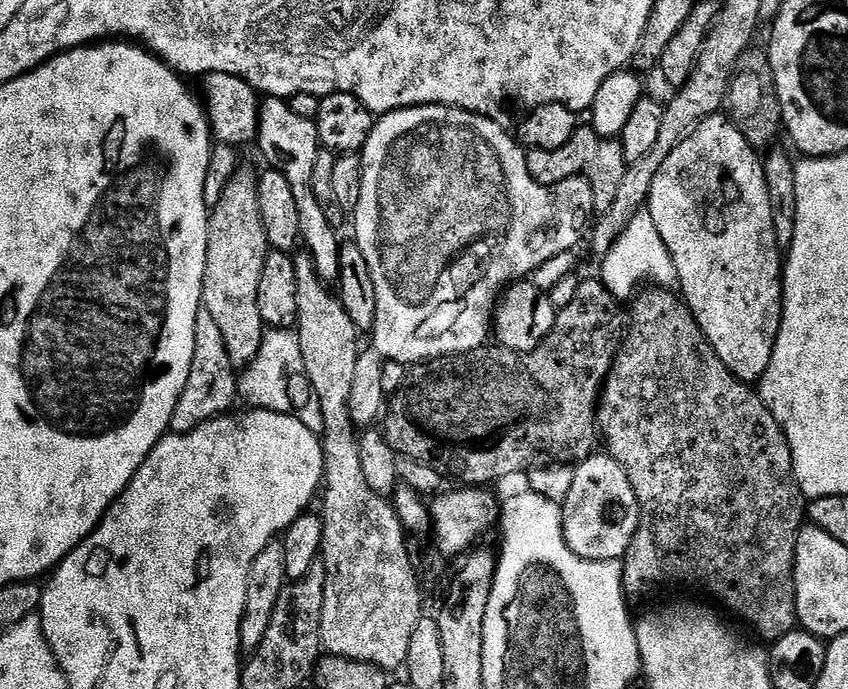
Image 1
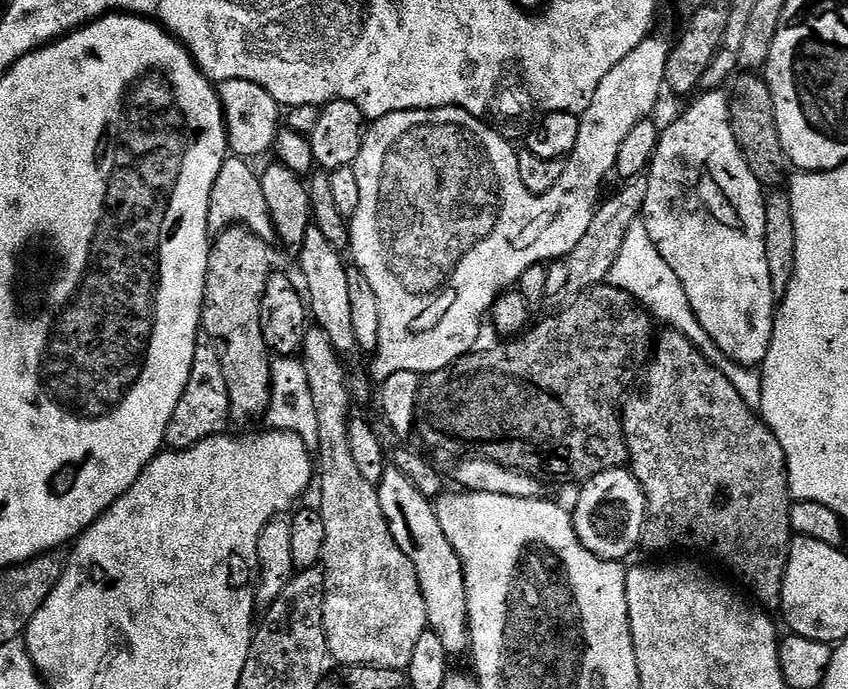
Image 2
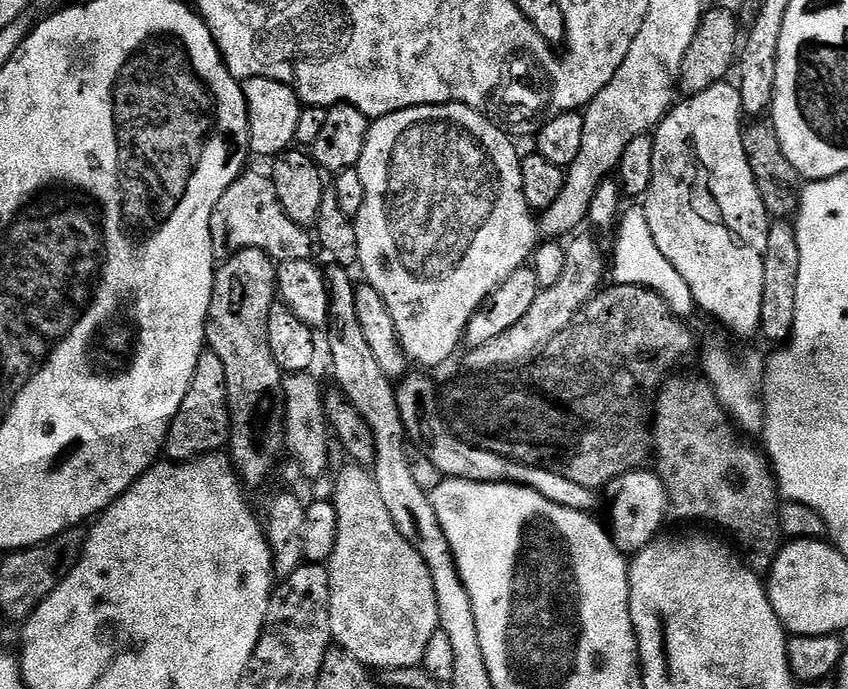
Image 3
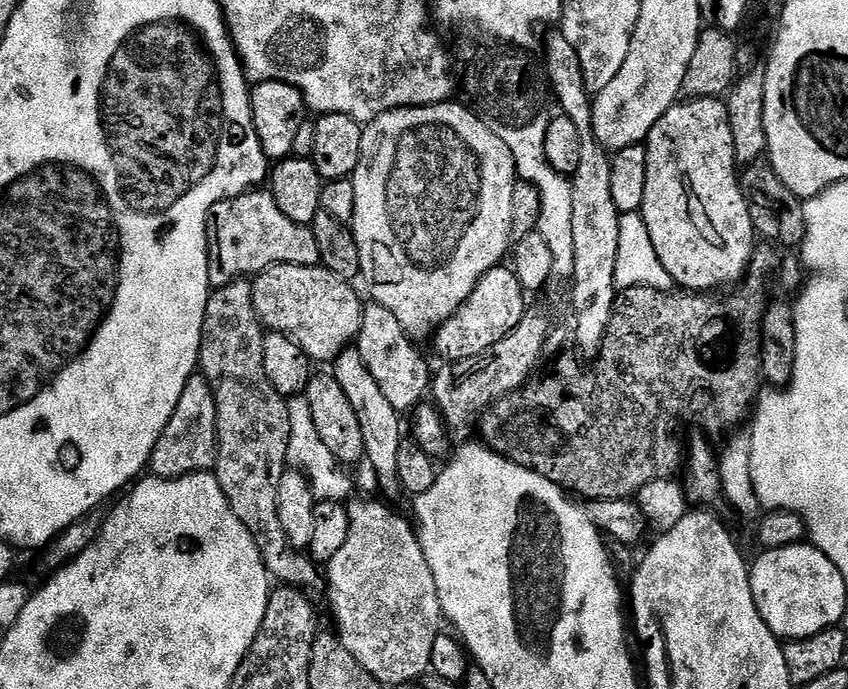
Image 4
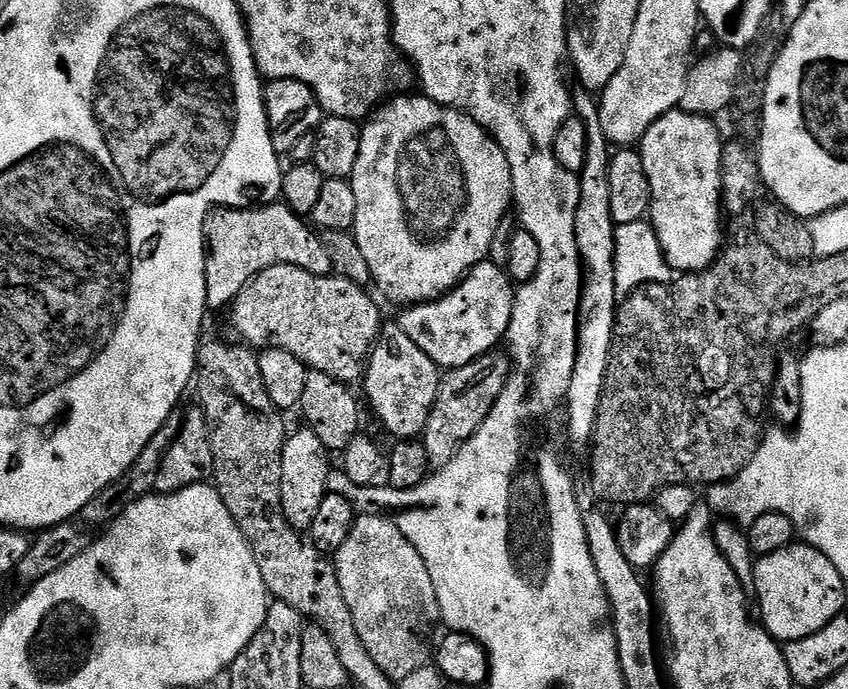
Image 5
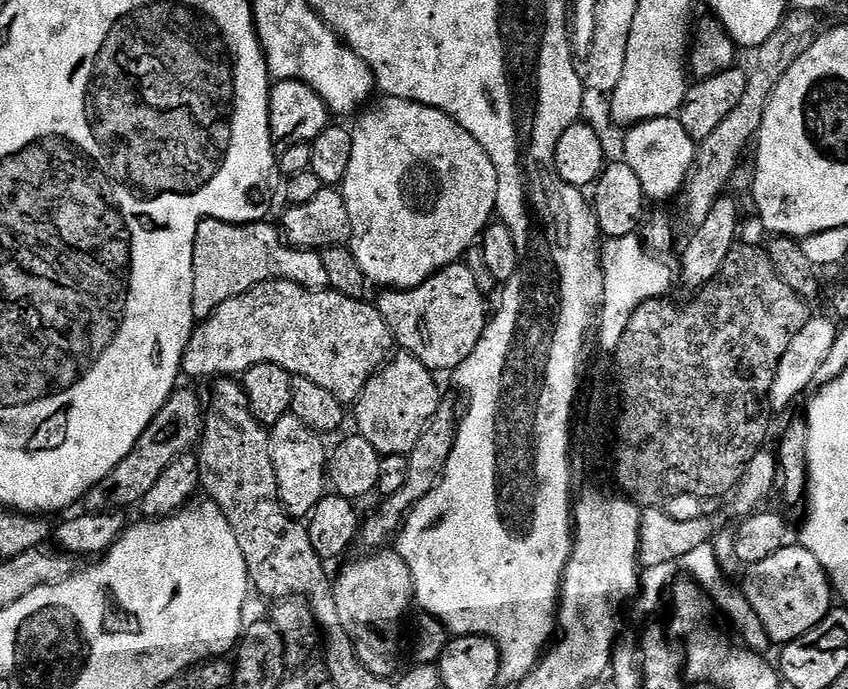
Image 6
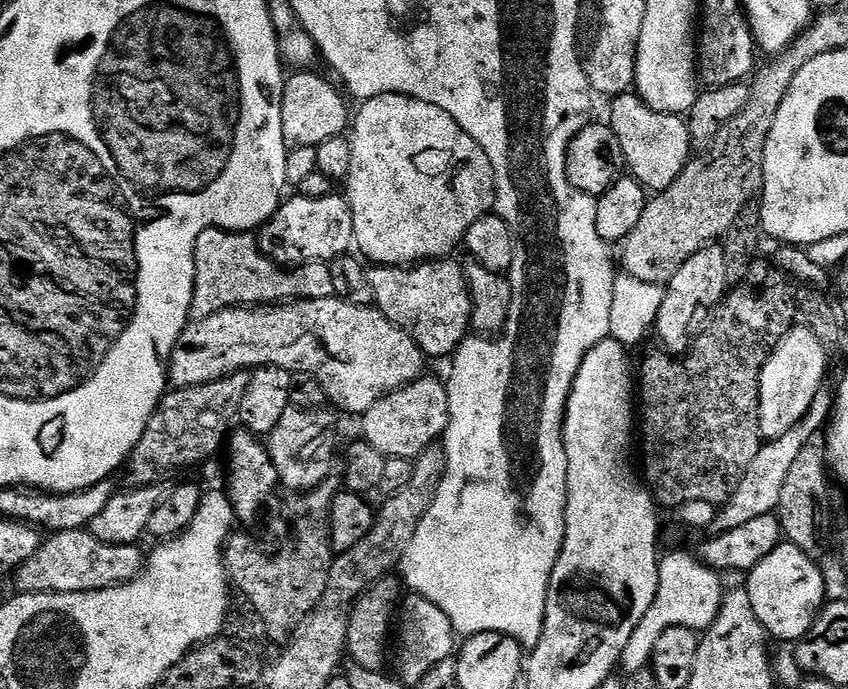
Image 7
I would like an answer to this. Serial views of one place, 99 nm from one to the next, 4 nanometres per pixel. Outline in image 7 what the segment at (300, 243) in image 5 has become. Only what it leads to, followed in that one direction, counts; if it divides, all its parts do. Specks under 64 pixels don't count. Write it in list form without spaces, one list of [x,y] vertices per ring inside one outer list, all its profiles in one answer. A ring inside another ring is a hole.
[[[208,228],[202,234],[198,234],[196,248],[192,252],[196,277],[194,278],[191,315],[195,319],[201,320],[210,314],[220,312],[223,308],[271,306],[277,302],[321,300],[336,296],[332,270],[327,263],[301,264],[289,268],[281,266],[261,252],[257,237],[252,236],[255,235],[249,234],[247,231],[229,232],[222,228]]]

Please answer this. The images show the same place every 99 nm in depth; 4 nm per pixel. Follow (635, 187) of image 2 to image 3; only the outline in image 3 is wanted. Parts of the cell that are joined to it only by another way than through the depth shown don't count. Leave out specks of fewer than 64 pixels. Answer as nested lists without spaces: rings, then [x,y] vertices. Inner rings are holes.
[[[575,236],[567,241],[564,250],[566,267],[562,269],[562,278],[558,278],[556,285],[539,289],[529,310],[514,323],[514,326],[503,330],[502,334],[490,339],[490,342],[465,351],[464,368],[468,374],[492,374],[497,370],[516,370],[535,361],[547,348],[548,343],[558,338],[558,334],[562,334],[562,330],[570,326],[570,322],[584,309],[584,305],[601,291],[605,283],[604,256],[590,237]]]

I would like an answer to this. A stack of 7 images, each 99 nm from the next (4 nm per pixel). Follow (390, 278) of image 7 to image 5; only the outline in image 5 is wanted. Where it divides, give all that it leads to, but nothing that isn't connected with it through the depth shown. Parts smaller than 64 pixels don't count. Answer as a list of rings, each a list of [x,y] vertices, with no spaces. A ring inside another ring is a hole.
[[[485,258],[468,272],[455,288],[446,295],[435,301],[425,304],[416,304],[407,307],[401,318],[398,318],[400,328],[418,346],[423,353],[427,354],[436,366],[442,370],[464,368],[470,362],[484,355],[489,355],[499,341],[507,337],[510,318],[513,317],[513,302],[515,300],[515,285],[507,271]]]

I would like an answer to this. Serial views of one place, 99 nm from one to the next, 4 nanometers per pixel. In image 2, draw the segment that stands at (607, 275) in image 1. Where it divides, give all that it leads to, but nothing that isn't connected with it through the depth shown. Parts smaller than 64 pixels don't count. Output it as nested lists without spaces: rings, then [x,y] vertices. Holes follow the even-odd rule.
[[[643,219],[636,220],[634,226],[630,226],[626,242],[622,242],[622,250],[610,270],[608,280],[615,288],[620,288],[639,300],[657,321],[665,320],[668,323],[665,325],[690,338],[690,342],[694,342],[696,348],[705,347],[704,327],[698,322],[686,298],[686,290],[682,290],[682,282],[678,282],[678,274],[670,270],[662,254],[658,254],[654,242],[650,242],[650,233],[646,230]]]

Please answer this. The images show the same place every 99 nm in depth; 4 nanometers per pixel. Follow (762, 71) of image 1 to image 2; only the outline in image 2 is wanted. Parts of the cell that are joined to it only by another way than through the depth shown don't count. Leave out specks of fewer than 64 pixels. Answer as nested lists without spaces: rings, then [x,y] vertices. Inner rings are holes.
[[[748,74],[744,81],[736,88],[736,96],[731,97],[732,129],[736,135],[738,146],[758,182],[765,189],[776,190],[789,179],[790,161],[782,150],[782,138],[778,138],[778,126],[774,114],[774,98],[770,94],[767,79],[756,74]]]

